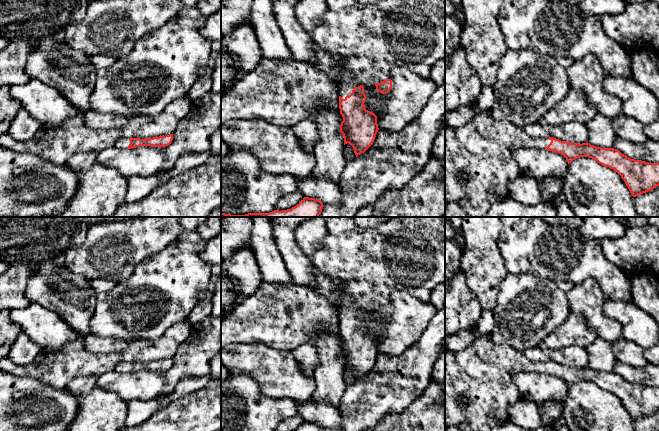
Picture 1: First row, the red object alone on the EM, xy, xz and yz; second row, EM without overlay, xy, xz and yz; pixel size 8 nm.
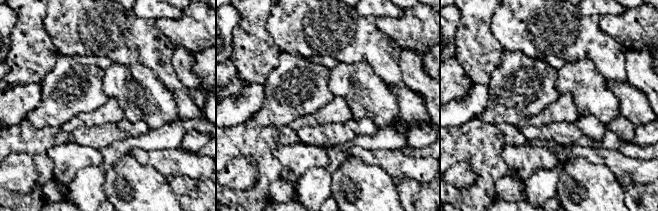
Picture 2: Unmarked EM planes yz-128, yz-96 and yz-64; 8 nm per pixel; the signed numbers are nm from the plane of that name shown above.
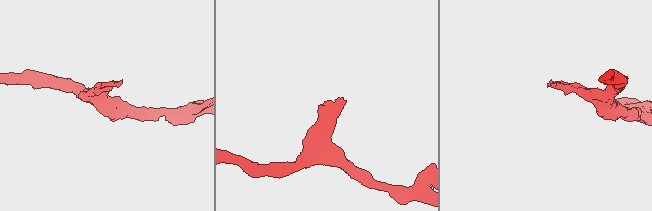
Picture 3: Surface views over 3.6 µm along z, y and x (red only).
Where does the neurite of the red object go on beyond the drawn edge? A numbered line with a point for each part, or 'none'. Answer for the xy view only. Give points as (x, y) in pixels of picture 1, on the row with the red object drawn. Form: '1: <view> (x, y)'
1: xy (122, 143)

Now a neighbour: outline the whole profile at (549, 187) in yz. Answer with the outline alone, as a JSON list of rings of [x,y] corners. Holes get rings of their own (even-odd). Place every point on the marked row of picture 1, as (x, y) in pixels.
[[[551,176],[539,179],[542,202],[550,202],[554,196],[562,194],[562,183],[562,178],[553,178]]]

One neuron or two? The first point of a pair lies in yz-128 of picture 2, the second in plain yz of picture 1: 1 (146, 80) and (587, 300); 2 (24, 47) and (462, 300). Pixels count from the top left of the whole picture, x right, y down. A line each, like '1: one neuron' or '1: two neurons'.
1: one neuron
2: two neurons

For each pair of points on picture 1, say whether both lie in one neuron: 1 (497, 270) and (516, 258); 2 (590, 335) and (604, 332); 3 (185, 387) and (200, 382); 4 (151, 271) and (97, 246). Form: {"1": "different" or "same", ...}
{"1": "different", "2": "different", "3": "same", "4": "different"}

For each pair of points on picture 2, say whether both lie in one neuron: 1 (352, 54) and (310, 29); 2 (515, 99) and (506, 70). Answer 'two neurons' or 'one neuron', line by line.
1: one neuron
2: one neuron

